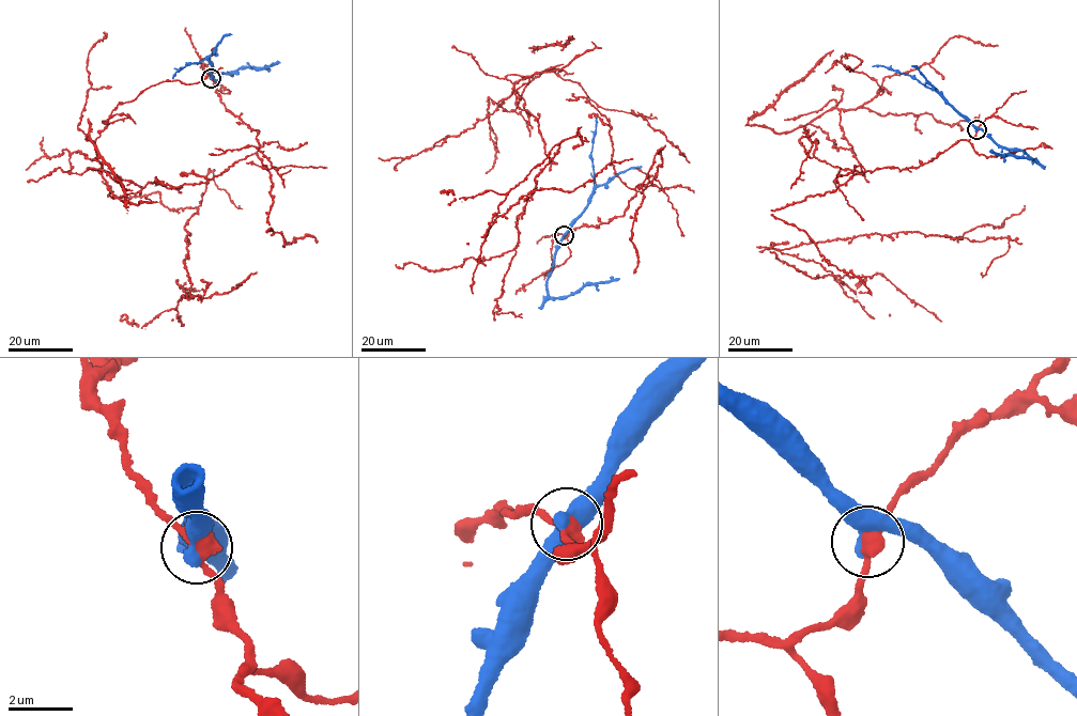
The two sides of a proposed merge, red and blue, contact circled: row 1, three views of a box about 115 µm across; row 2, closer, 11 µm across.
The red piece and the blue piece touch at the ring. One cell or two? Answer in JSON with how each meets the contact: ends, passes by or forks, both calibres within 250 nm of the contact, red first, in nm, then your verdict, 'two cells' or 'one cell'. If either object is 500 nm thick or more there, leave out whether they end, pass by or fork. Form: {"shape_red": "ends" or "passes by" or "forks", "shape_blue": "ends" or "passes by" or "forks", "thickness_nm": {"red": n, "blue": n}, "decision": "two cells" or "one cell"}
{"shape_red": "passes by", "shape_blue": "ends", "thickness_nm": {"red": 360, "blue": 480}, "decision": "two cells"}

